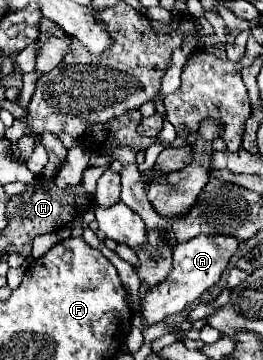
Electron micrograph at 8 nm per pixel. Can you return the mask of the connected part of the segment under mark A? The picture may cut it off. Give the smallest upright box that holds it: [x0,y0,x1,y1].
[143,236,239,326]

